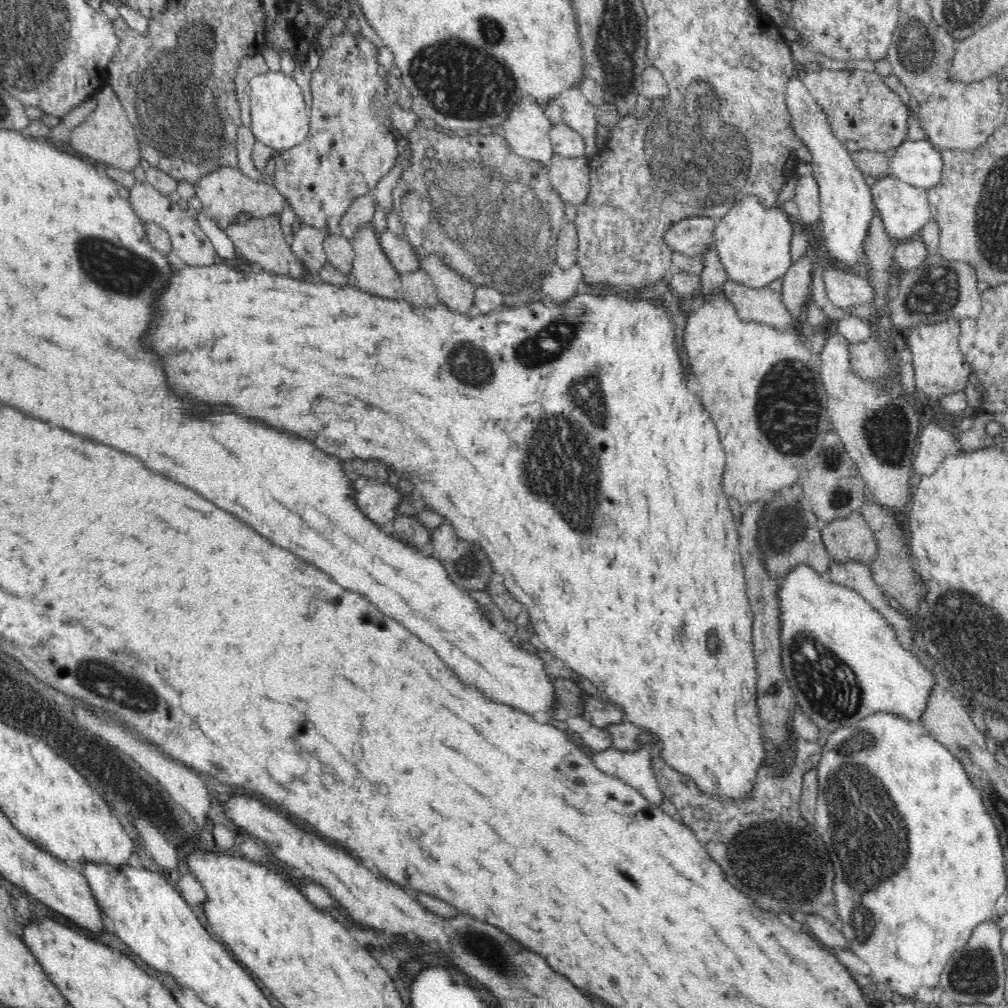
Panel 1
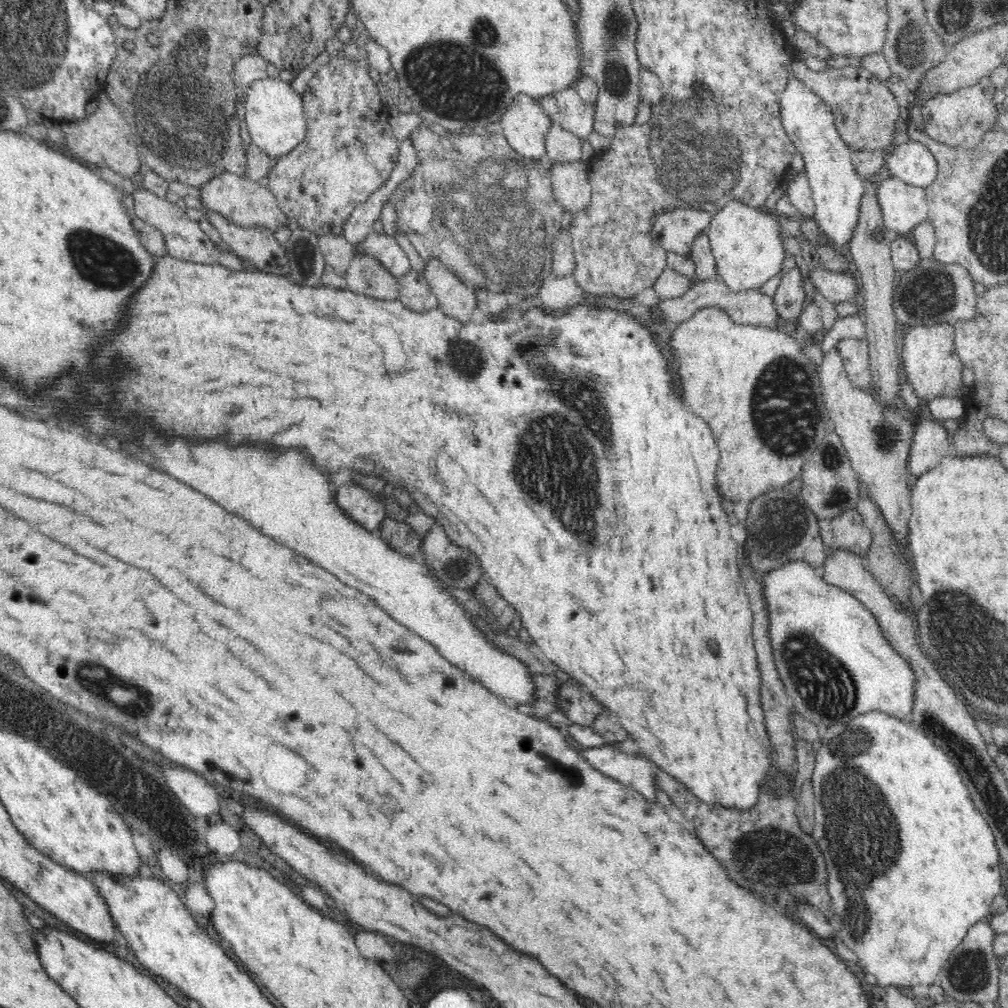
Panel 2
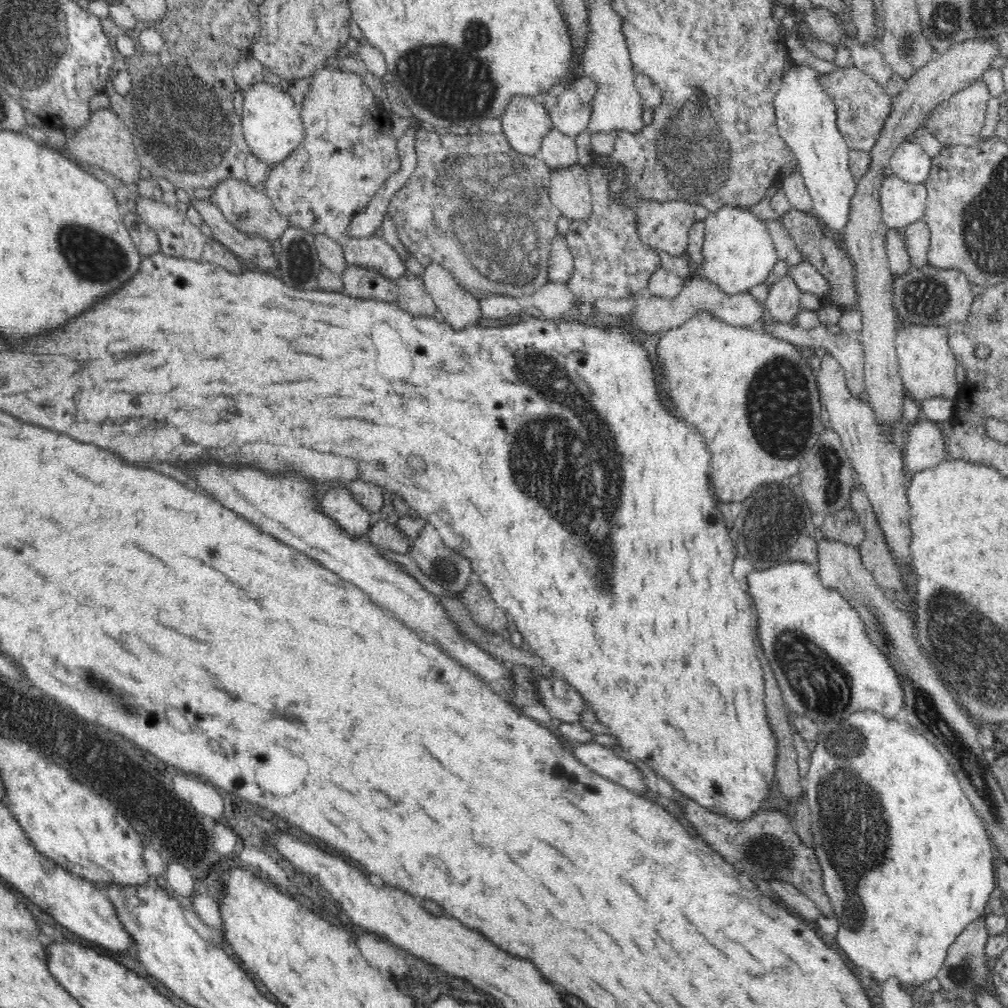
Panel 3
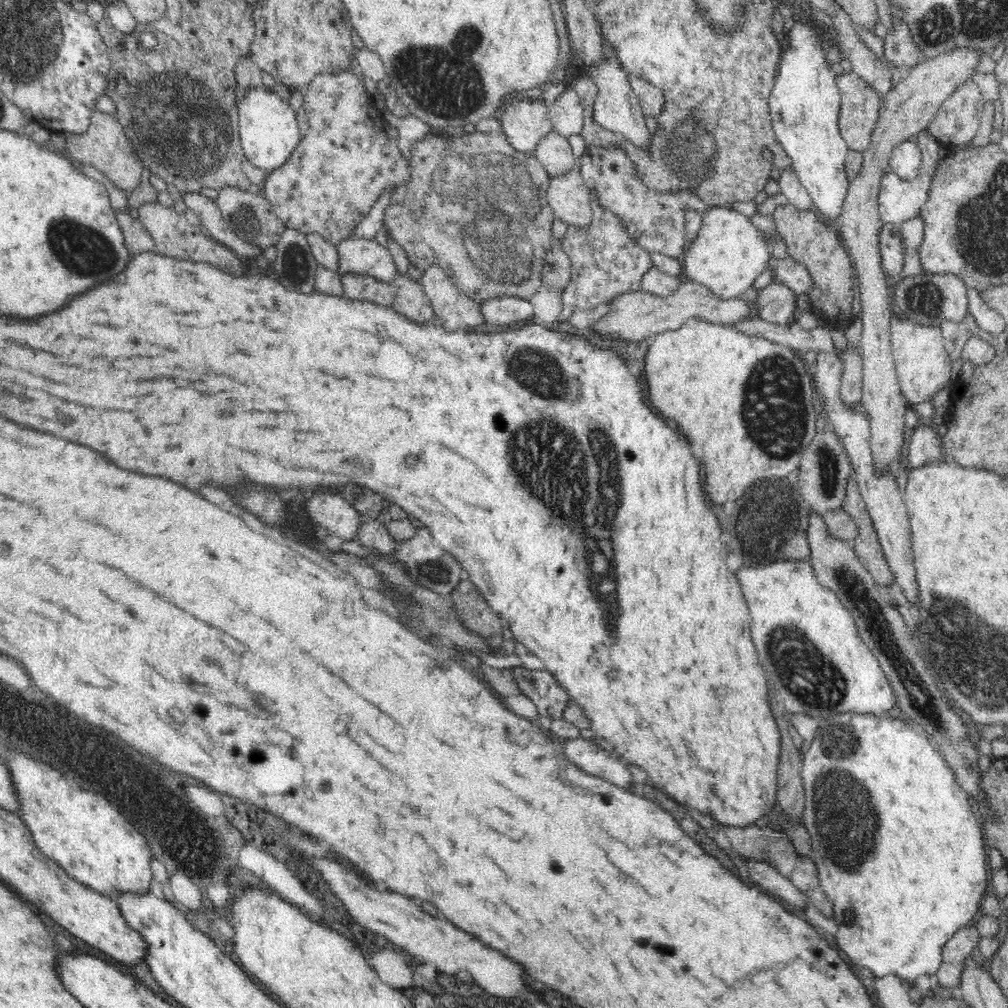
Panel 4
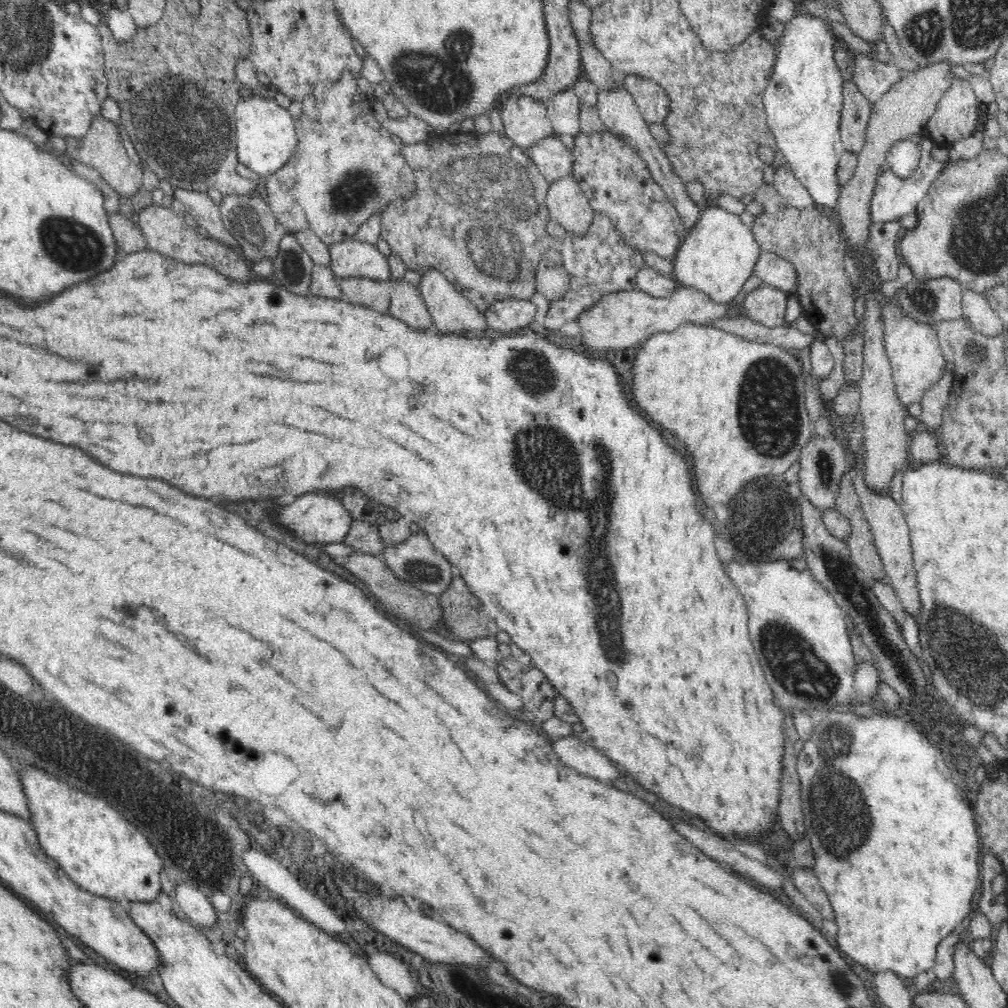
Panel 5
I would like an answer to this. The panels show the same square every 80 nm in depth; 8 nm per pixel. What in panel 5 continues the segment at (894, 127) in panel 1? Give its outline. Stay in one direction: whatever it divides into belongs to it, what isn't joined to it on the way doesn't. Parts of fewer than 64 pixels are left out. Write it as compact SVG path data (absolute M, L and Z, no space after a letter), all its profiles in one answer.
M852 79L843 82L843 97L839 133L845 151L858 155L866 143L866 128L872 114L873 103L864 97Z

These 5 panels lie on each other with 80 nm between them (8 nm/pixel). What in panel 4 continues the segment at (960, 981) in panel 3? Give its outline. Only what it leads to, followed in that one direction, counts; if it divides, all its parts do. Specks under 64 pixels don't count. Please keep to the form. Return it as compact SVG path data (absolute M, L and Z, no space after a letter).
M974 925L962 927L954 932L952 938L942 948L942 963L936 972L939 987L960 987L960 978L962 978L965 963L969 957L972 957L972 952L977 949L980 939L978 927Z

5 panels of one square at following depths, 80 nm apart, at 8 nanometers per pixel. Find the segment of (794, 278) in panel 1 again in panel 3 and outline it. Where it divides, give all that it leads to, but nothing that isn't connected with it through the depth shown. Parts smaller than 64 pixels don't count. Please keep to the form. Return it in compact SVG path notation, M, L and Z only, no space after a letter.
M790 275L783 276L769 288L769 295L764 301L767 318L772 321L792 324L803 308L800 297L803 292Z

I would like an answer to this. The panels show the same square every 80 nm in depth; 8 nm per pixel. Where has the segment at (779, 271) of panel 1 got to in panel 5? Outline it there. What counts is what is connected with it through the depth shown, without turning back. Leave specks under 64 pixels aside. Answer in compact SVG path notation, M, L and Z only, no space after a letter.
M706 204L696 226L688 230L678 246L671 276L678 286L700 289L708 299L730 304L742 290L744 282L752 276L761 251L752 229L742 222L740 215Z

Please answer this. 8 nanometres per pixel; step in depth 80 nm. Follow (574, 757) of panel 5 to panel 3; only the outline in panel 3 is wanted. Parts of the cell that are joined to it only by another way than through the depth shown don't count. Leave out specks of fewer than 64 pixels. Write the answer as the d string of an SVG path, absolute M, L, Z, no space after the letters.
M593 741L574 743L571 750L576 759L596 774L642 795L648 790L640 768L616 755L612 749Z

